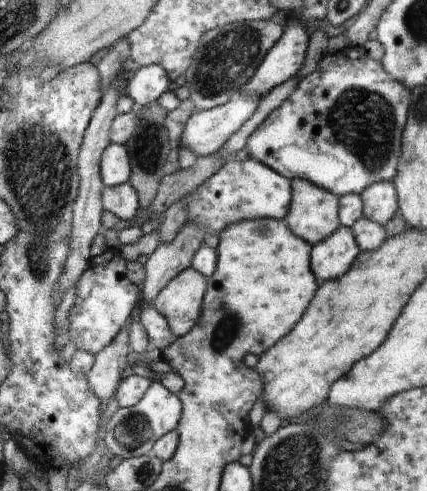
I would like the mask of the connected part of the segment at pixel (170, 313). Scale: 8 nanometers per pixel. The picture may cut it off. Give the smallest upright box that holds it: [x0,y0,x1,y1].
[150,266,207,337]

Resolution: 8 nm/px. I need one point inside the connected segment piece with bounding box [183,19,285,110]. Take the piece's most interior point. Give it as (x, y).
(226, 58)

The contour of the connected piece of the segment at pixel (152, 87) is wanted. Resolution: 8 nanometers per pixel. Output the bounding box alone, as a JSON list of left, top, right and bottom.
[126,65,174,108]

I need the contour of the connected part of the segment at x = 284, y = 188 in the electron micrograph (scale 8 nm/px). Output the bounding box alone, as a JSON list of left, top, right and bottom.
[187,159,292,234]

